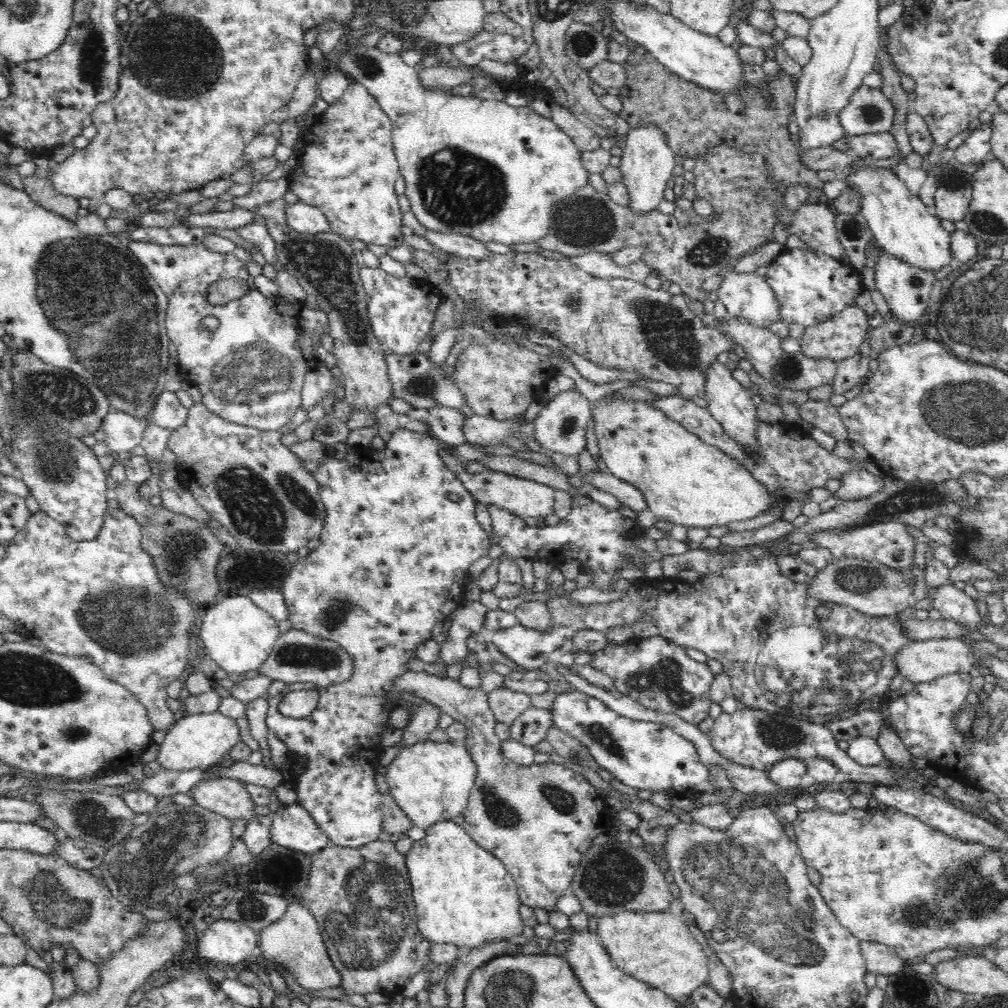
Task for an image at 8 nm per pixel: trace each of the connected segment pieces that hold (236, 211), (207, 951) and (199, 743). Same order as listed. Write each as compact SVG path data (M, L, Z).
M235 207L226 211L211 211L205 214L192 213L186 217L180 217L176 223L196 225L199 227L210 226L213 228L228 228L228 230L236 227L243 227L248 224L256 223L256 211L248 210L242 207Z
M216 920L198 939L196 951L208 961L215 960L236 967L251 963L256 955L257 932L233 920Z
M216 712L180 715L174 726L164 734L166 738L159 746L156 761L167 770L190 771L208 769L225 763L227 755L241 744L240 730L236 719Z

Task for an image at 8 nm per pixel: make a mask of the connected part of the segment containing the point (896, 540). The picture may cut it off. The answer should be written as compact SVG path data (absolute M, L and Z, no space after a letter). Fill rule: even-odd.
M883 519L880 523L850 528L850 530L828 530L820 532L812 541L820 547L830 549L834 560L856 557L867 561L878 561L890 570L906 570L912 566L913 553L918 542L907 530L906 523Z

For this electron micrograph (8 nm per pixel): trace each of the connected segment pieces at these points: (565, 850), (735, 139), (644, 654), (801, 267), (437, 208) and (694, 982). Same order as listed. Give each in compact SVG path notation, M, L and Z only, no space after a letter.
M422 671L406 672L400 676L397 689L398 692L414 694L434 704L440 712L468 727L464 744L478 766L478 773L468 807L462 812L462 826L479 847L490 852L504 864L506 871L516 882L522 903L533 909L543 908L548 912L556 909L560 895L571 887L582 854L592 846L594 838L612 832L610 828L613 827L614 812L606 804L605 798L598 794L596 788L580 772L568 770L562 764L549 761L546 764L520 767L510 762L502 753L502 742L494 730L497 720L482 688L468 688L451 676L438 678Z
M634 47L630 56L624 62L625 81L619 88L619 97L622 101L622 110L619 115L626 119L633 128L656 127L665 138L665 143L682 158L699 159L714 147L728 145L740 147L744 144L753 144L757 152L763 154L770 163L776 180L782 181L787 187L806 184L810 188L823 188L823 182L817 179L817 172L808 170L799 163L800 145L792 141L788 124L795 116L795 102L797 94L797 82L799 79L780 69L778 76L767 76L766 86L752 86L744 81L733 91L714 91L705 89L700 85L683 79L676 73L667 69L664 65L654 59L645 48Z
M662 636L632 638L624 644L608 644L592 654L587 664L614 680L618 691L638 701L646 708L672 713L698 725L708 718L712 699L711 686L715 674L708 665L691 659L686 648L672 644Z
M798 247L782 249L782 252L768 266L768 271L766 272L768 283L772 286L780 302L783 322L788 325L795 323L805 328L828 320L835 313L855 306L856 298L860 296L865 288L862 278L858 277L858 275L859 273L854 271L852 266L844 264L836 257L827 256L822 252L814 252L812 248L800 249Z
M351 33L348 38L341 42L334 52L332 64L339 71L352 80L361 84L371 94L372 98L379 102L382 110L392 119L392 144L394 152L398 157L402 175L406 183L406 196L411 204L416 218L426 229L442 232L457 232L464 236L471 236L482 242L498 242L500 244L518 244L525 242L536 242L546 231L549 225L551 208L556 201L570 196L579 186L588 183L588 171L582 166L581 152L576 148L572 139L558 128L558 125L550 119L544 118L526 107L513 107L503 101L482 99L477 96L454 96L449 91L426 90L419 83L418 72L414 67L406 65L402 61L401 54L387 54L379 50L377 46L364 46L360 42L354 44L354 37L359 33Z
M623 910L618 914L602 915L599 917L597 932L600 935L602 944L612 957L613 964L622 972L641 980L643 983L652 986L656 990L664 992L668 998L682 1004L687 997L690 997L696 988L704 989L708 982L708 957L702 950L696 936L686 927L682 917L669 912L634 912Z

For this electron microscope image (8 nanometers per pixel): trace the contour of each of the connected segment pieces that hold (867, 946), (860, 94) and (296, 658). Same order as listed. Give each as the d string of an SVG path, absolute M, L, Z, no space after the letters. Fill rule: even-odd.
M860 941L860 948L866 961L867 972L890 975L900 972L904 966L895 949L886 944Z
M862 85L852 96L850 104L842 108L840 120L847 135L889 132L895 119L891 100L878 88Z
M292 628L278 637L270 656L259 666L258 674L272 681L283 680L287 684L314 683L324 688L348 680L352 669L353 660L333 640L316 640Z

